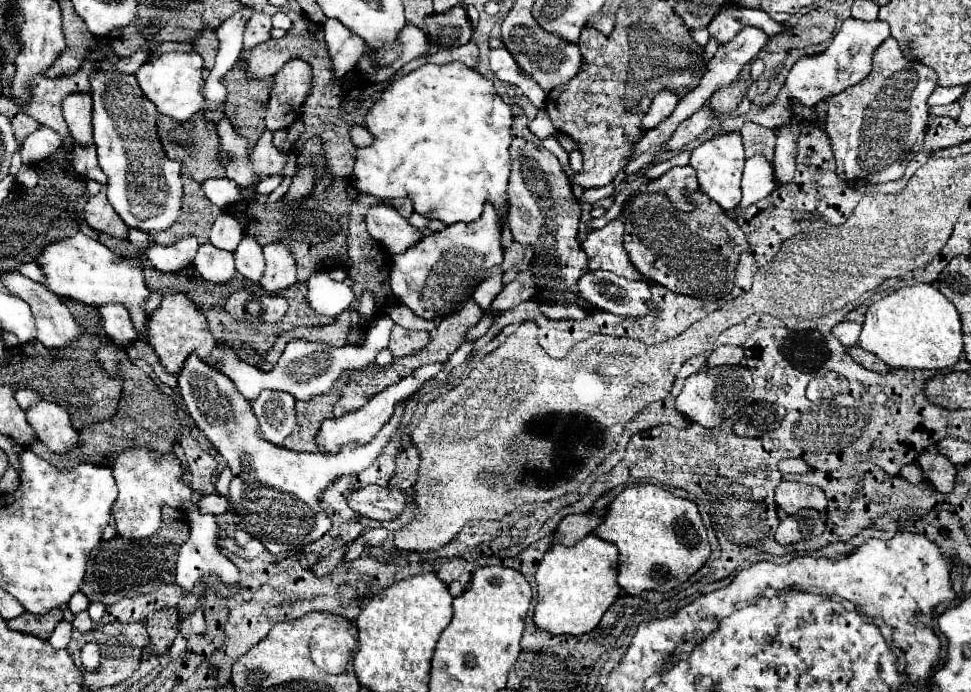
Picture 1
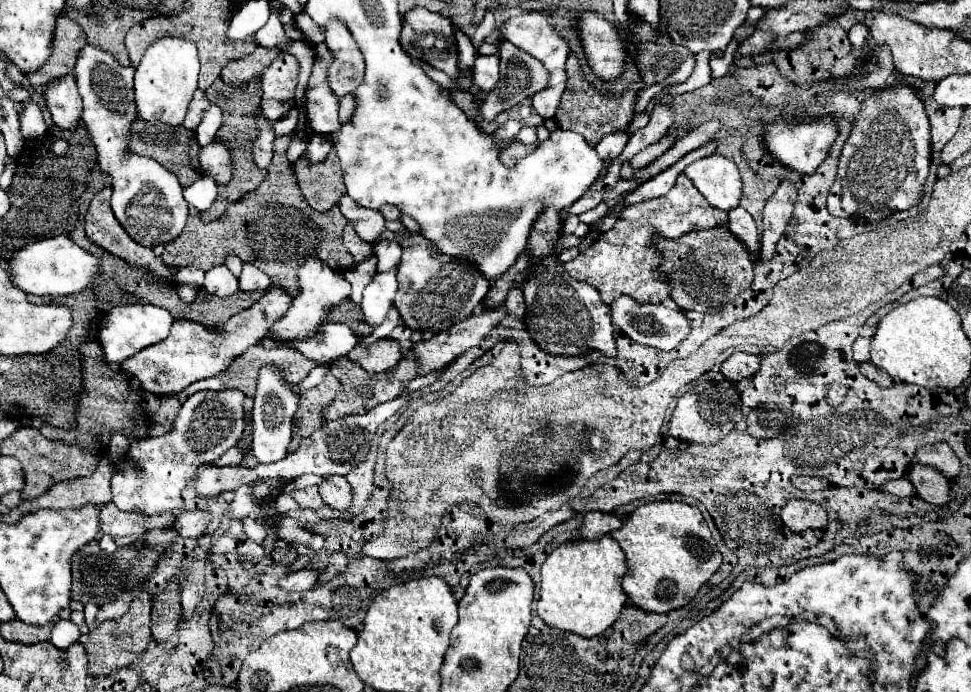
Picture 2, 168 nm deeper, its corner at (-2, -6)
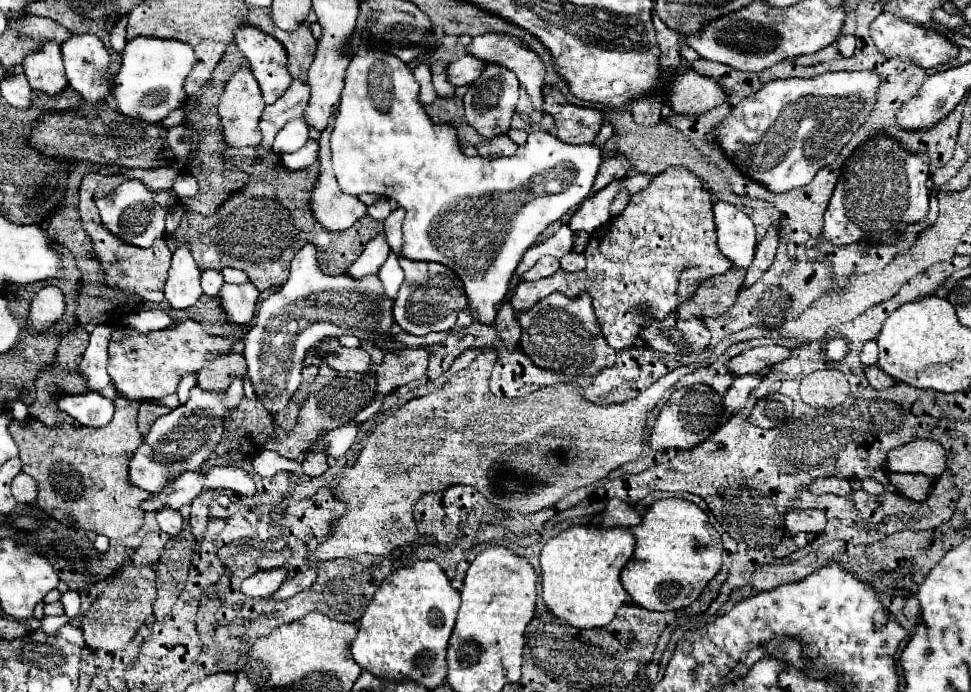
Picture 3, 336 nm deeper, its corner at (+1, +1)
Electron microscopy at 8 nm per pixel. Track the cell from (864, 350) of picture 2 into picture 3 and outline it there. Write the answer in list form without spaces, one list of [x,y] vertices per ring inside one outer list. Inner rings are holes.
[[[874,340],[868,342],[868,344],[864,344],[860,360],[862,360],[864,366],[876,366],[878,364],[878,346],[876,346]]]

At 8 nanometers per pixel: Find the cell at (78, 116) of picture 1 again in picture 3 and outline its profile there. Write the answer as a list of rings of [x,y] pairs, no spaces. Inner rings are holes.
[[[54,40],[42,42],[36,52],[28,54],[22,60],[22,68],[32,90],[42,90],[54,96],[54,94],[60,94],[68,84],[64,76],[60,46]]]

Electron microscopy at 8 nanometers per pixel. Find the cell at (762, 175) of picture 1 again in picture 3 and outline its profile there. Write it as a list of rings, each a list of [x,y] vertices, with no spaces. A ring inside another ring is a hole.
[[[726,202],[714,204],[714,222],[718,232],[718,248],[736,268],[748,268],[754,260],[756,234],[750,216]]]

